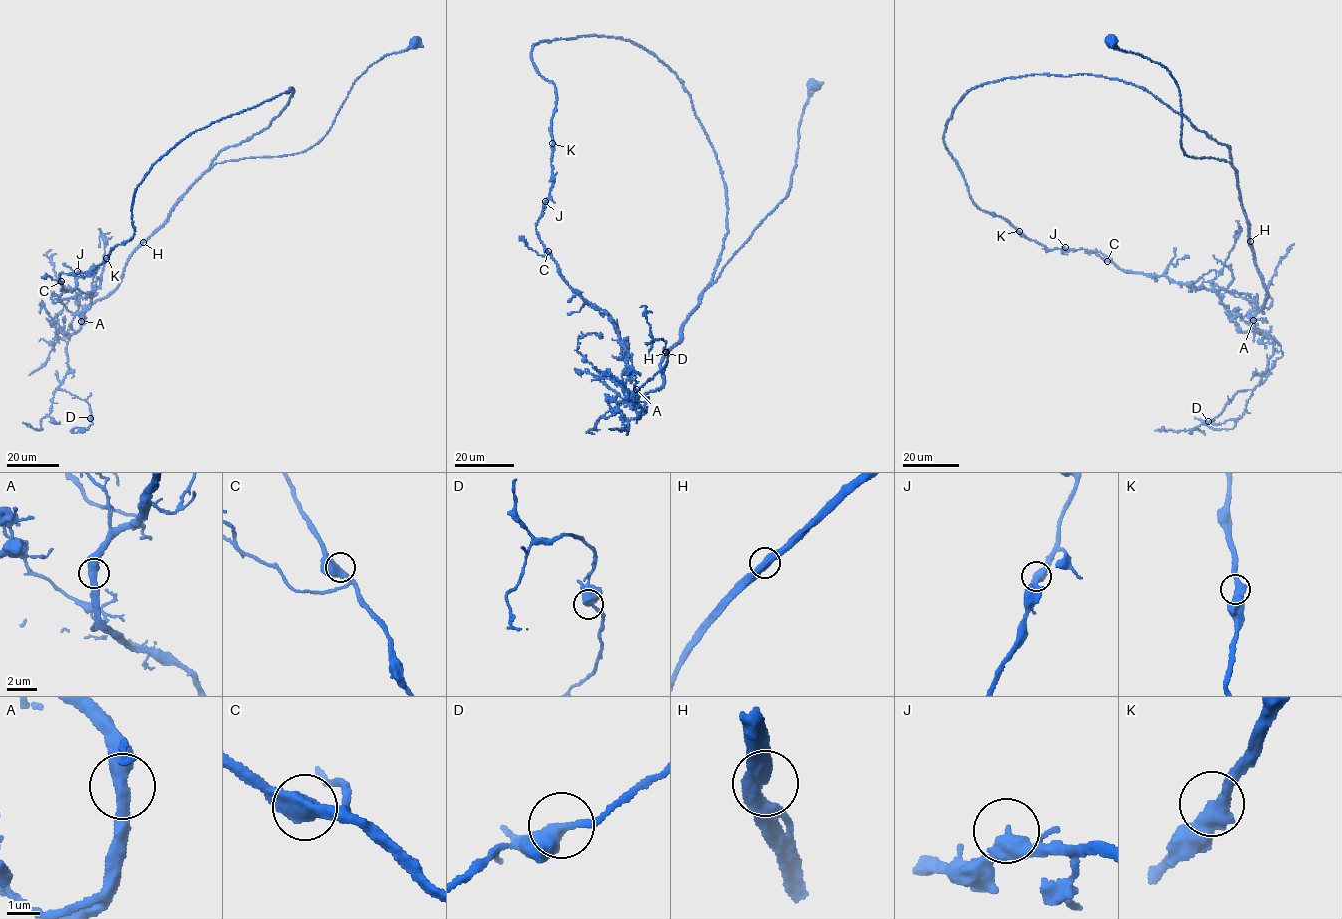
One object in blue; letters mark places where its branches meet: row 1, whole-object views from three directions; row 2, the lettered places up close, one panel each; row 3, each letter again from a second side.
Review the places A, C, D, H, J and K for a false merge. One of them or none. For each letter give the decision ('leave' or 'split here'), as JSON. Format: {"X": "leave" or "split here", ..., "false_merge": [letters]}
{"A": "leave", "C": "leave", "D": "leave", "H": "leave", "J": "leave", "K": "leave", "false_merge": []}

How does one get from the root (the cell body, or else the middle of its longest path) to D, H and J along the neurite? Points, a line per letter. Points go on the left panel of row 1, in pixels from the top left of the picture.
D: (417, 43), (369, 66), (308, 149), (214, 165), (118, 286), (77, 312), (56, 388), (90, 418)
H: (417, 43), (369, 66), (354, 82), (331, 128), (313, 146), (289, 155), (217, 162), (143, 242)
J: (417, 43), (369, 66), (308, 149), (214, 165), (76, 331), (92, 294), (59, 275), (77, 271)

